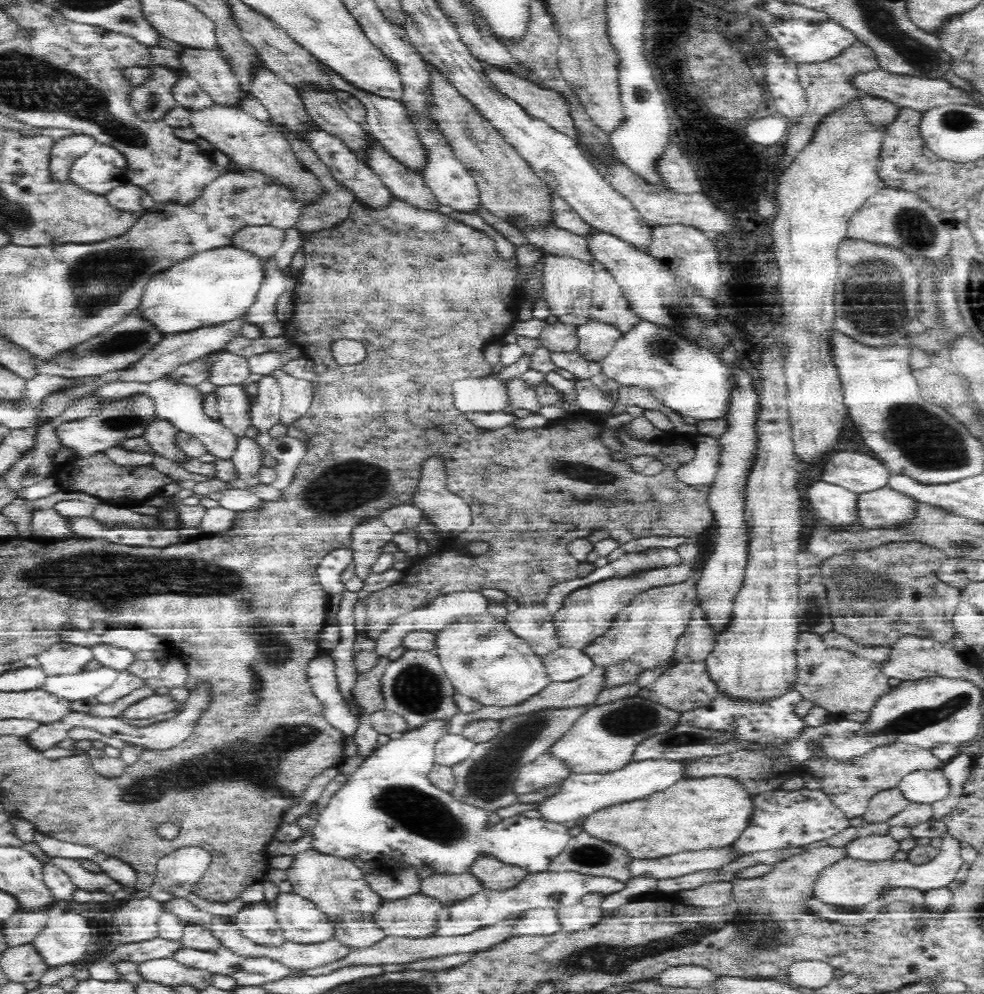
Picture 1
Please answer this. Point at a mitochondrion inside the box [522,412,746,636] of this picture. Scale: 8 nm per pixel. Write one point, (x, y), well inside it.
(592, 485)

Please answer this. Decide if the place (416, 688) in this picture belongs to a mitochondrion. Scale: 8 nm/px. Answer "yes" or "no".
yes

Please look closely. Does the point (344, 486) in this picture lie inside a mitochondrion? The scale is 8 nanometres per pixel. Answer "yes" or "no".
yes

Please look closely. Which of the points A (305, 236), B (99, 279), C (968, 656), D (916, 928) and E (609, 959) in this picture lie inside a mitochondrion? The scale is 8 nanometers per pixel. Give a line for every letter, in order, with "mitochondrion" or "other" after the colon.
A: other
B: mitochondrion
C: other
D: other
E: mitochondrion

